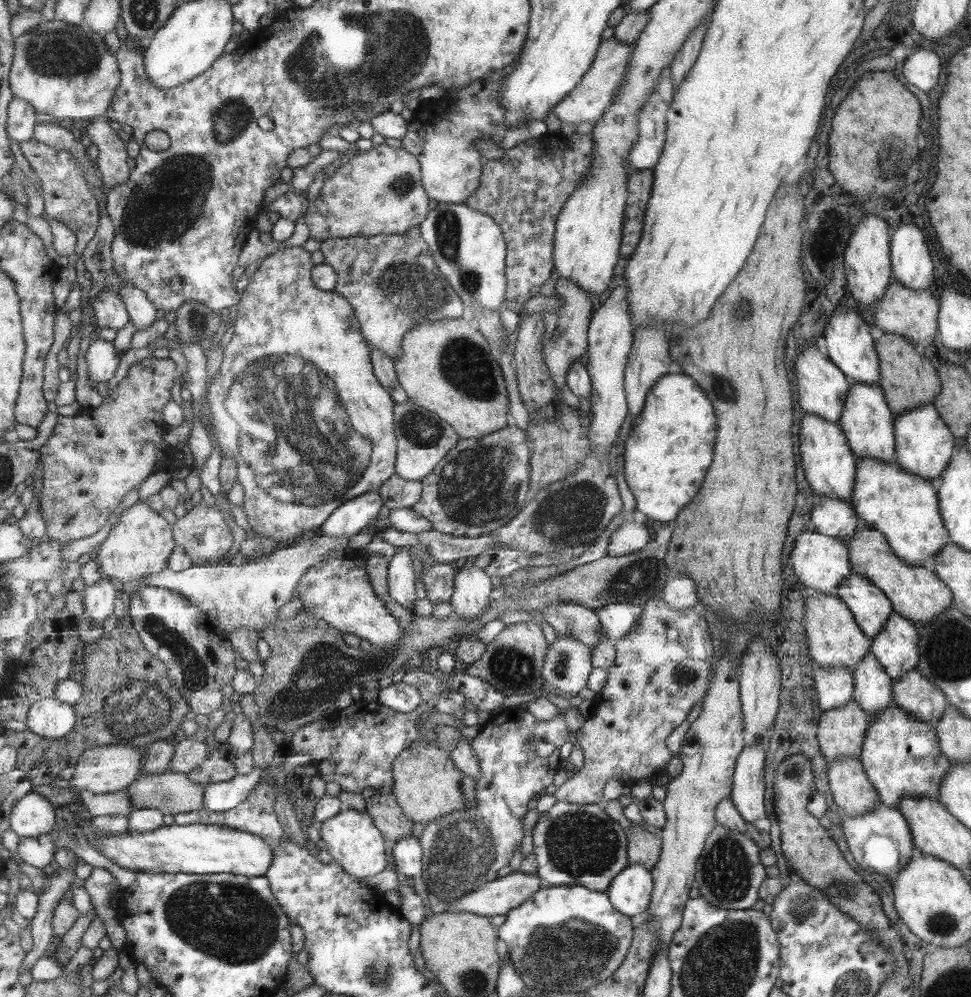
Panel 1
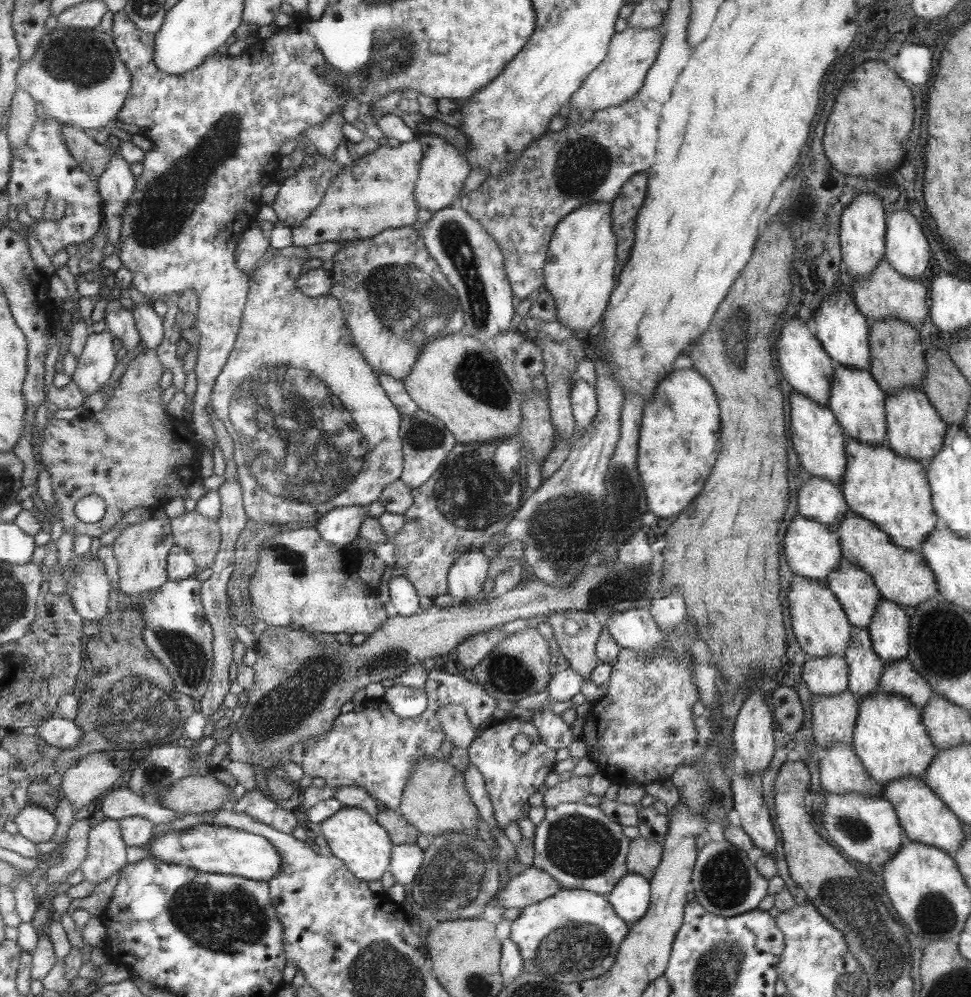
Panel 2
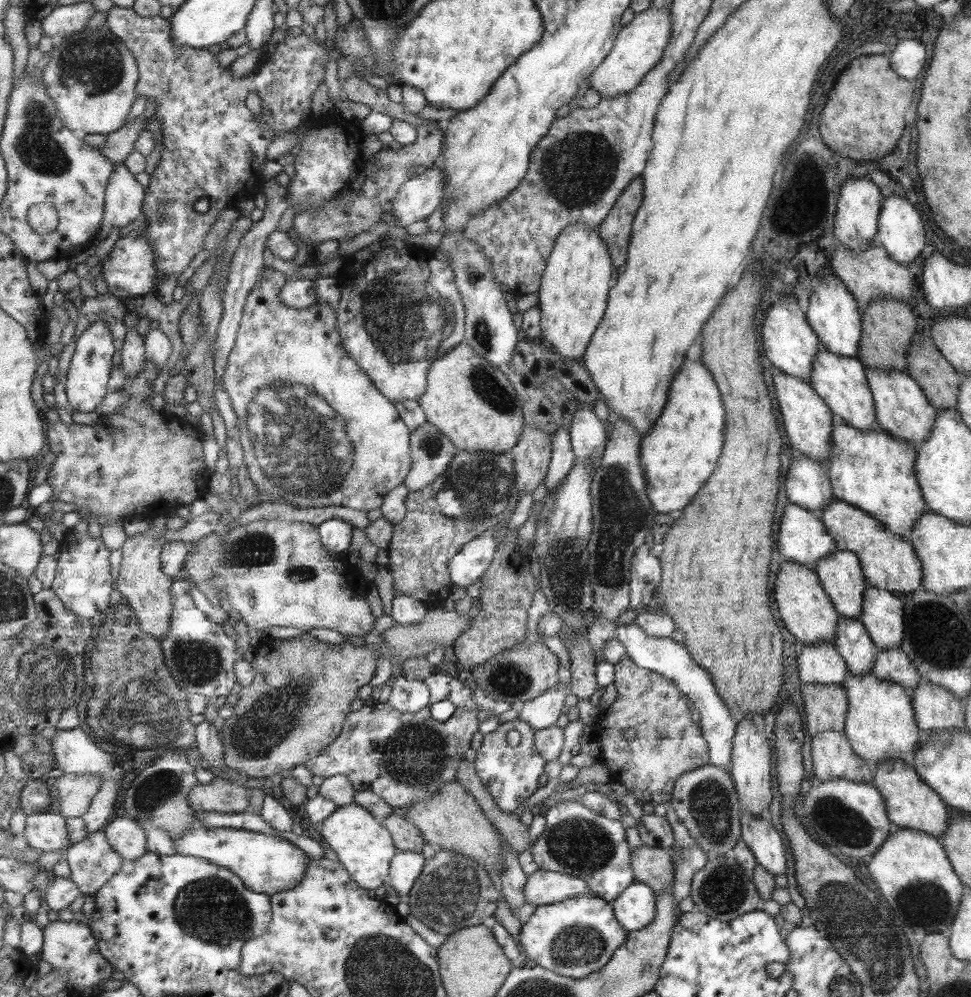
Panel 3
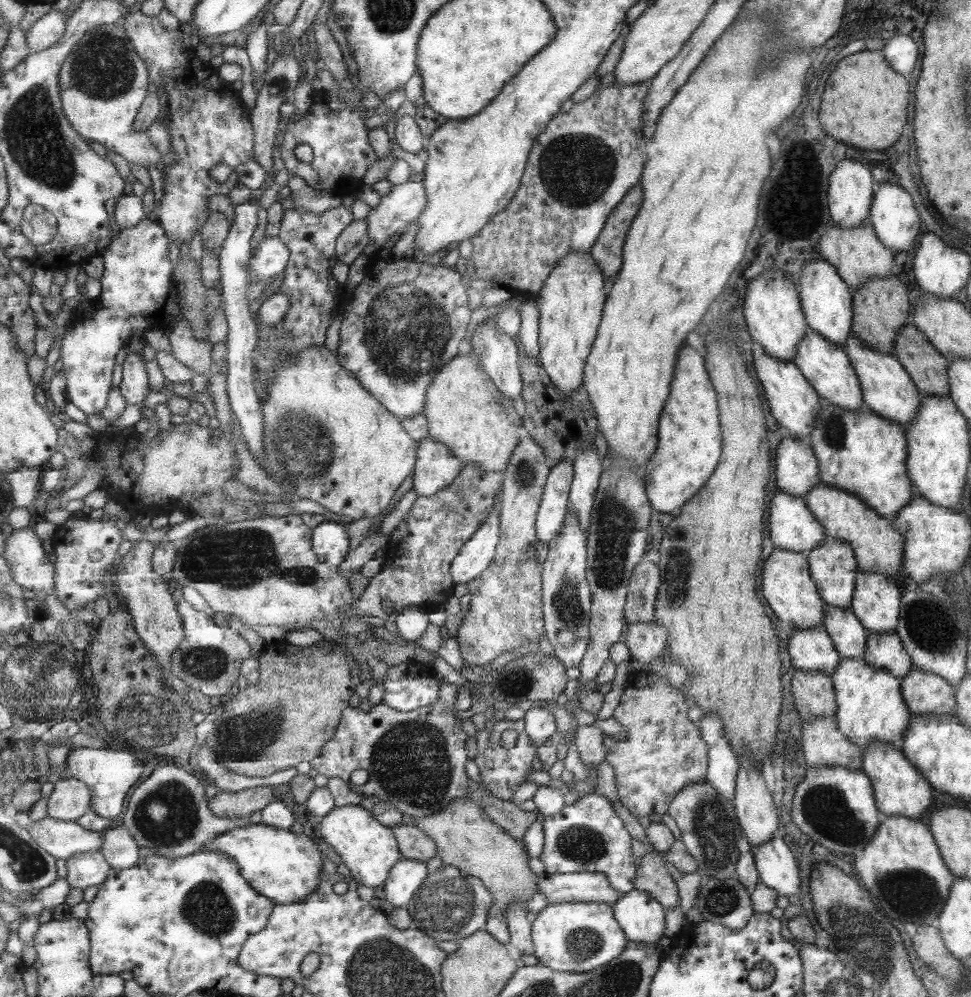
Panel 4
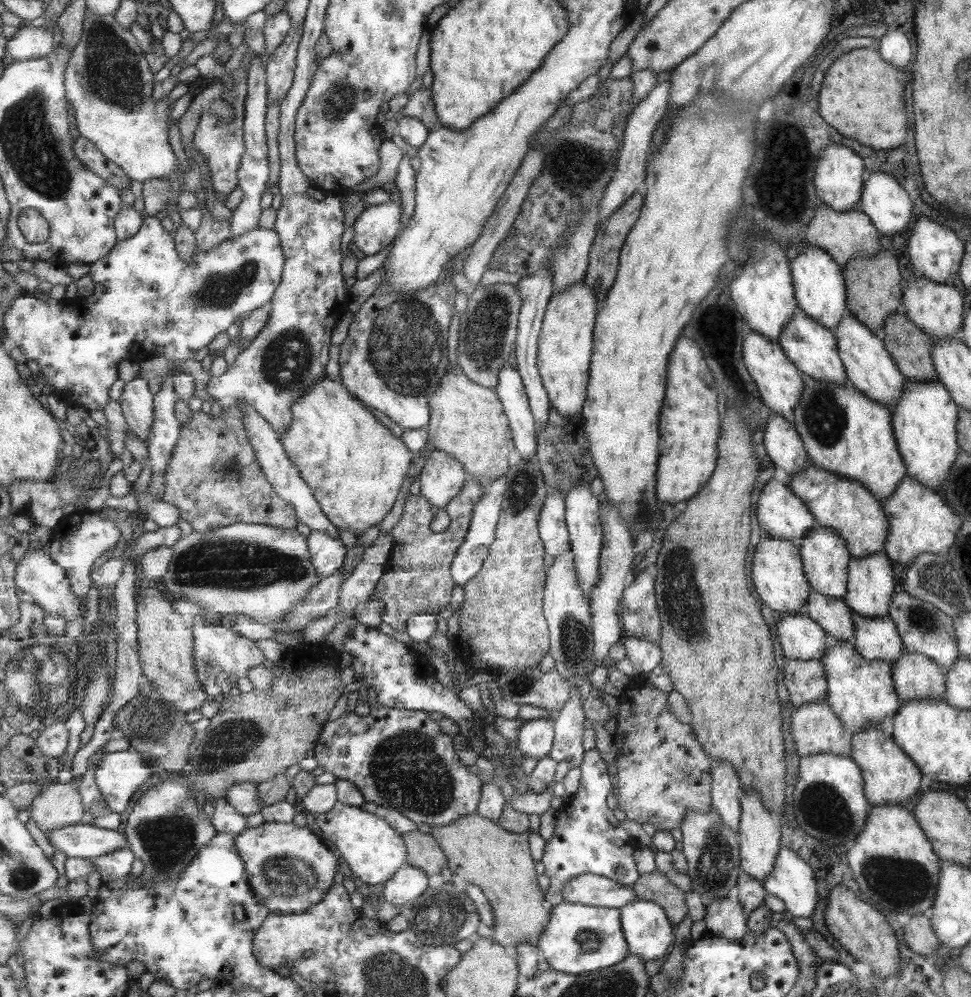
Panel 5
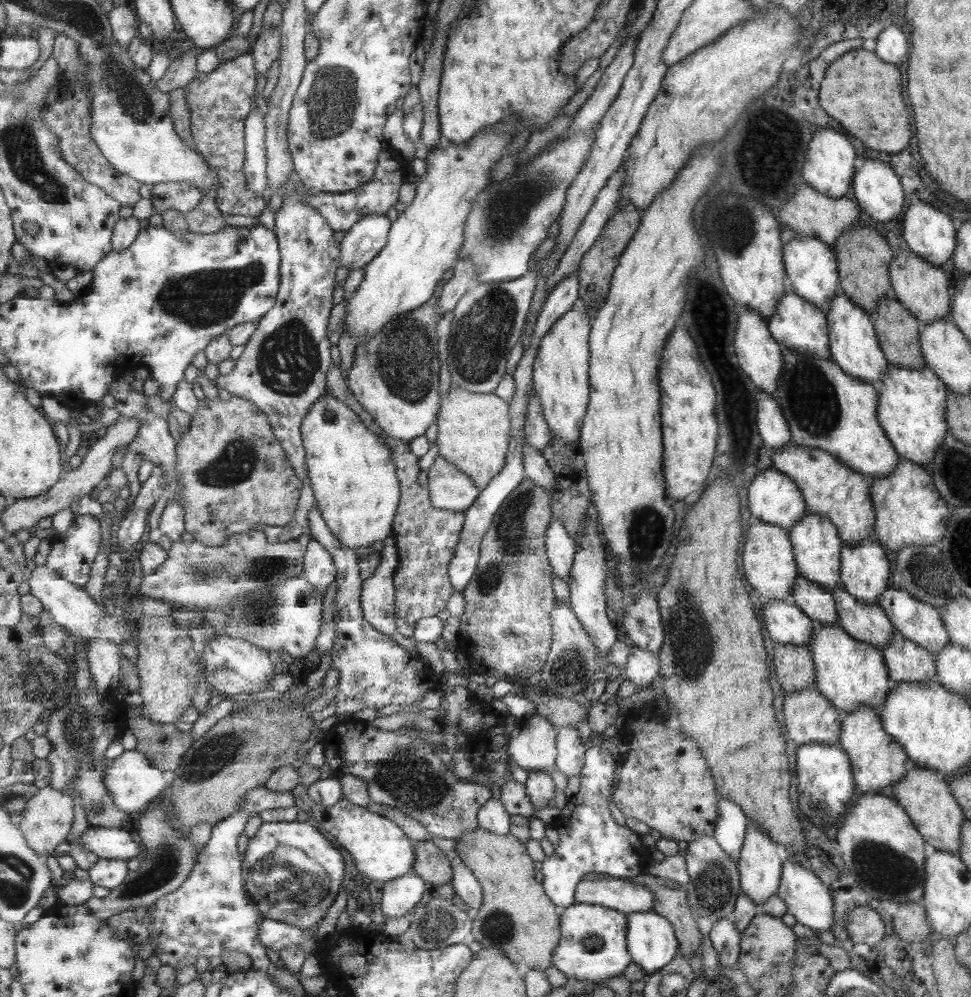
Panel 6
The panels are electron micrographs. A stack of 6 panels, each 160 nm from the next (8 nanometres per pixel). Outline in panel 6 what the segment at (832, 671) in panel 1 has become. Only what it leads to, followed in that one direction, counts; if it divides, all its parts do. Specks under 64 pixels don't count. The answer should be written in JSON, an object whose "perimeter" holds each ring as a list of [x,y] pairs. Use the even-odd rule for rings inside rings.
{"perimeter":[[[785,600],[761,602],[763,622],[773,644],[808,647],[816,623],[794,604]]]}

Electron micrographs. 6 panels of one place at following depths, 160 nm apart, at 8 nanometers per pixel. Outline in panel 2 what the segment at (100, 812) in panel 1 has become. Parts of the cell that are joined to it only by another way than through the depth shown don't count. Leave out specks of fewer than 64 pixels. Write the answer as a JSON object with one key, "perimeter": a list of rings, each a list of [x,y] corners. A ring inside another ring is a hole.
{"perimeter":[[[129,786],[121,787],[109,793],[101,804],[100,810],[105,817],[123,820],[132,816],[144,816],[156,824],[171,822],[175,818],[174,810],[159,804],[147,802],[141,794],[135,794]]]}

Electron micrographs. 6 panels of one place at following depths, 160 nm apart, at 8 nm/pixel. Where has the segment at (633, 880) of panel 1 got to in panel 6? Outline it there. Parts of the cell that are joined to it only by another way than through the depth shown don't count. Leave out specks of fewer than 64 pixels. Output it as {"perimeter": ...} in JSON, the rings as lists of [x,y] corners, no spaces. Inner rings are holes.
{"perimeter":[[[655,911],[627,915],[627,949],[649,976],[671,962],[679,948],[672,923]]]}

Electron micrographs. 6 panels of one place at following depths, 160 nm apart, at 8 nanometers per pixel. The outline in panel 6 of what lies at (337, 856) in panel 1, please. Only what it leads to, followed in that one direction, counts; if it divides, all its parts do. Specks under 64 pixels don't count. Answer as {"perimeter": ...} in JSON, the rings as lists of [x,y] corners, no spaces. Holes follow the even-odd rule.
{"perimeter":[[[346,797],[332,807],[325,808],[320,804],[310,804],[310,807],[310,820],[320,830],[329,832],[336,838],[352,855],[361,875],[368,876],[369,880],[388,883],[414,870],[415,842],[392,820],[371,812],[368,807],[357,806]]]}

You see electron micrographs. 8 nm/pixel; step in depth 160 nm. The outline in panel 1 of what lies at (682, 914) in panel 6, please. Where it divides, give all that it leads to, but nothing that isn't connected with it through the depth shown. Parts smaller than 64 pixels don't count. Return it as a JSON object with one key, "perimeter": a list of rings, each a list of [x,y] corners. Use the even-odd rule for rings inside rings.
{"perimeter":[[[630,822],[626,829],[628,830],[628,862],[643,863],[645,868],[651,871],[658,861],[657,858],[660,858],[662,844],[659,844],[659,840],[651,832],[643,830],[642,826],[637,826],[637,823]]]}

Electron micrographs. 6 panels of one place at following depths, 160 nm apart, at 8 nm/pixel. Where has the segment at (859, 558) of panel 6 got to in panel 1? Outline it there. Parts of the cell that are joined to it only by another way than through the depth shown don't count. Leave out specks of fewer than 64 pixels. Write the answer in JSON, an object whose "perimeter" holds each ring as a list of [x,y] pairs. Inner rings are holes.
{"perimeter":[[[893,611],[882,631],[871,640],[869,650],[889,678],[896,680],[918,665],[918,638],[911,621]]]}

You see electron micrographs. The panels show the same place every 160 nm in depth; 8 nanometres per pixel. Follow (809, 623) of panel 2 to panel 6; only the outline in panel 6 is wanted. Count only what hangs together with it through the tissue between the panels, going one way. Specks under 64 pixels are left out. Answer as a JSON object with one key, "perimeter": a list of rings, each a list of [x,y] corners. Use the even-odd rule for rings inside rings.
{"perimeter":[[[752,519],[750,521],[749,529],[745,533],[743,563],[745,580],[761,601],[782,600],[783,596],[792,592],[798,574],[788,530]]]}

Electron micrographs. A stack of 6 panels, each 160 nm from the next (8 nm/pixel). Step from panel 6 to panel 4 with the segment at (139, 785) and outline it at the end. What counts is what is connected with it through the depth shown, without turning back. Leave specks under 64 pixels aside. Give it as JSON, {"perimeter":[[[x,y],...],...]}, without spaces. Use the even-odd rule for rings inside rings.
{"perimeter":[[[70,747],[65,762],[65,775],[78,778],[92,787],[91,809],[97,815],[111,819],[125,810],[125,800],[145,770],[145,766],[131,752],[109,748]]]}

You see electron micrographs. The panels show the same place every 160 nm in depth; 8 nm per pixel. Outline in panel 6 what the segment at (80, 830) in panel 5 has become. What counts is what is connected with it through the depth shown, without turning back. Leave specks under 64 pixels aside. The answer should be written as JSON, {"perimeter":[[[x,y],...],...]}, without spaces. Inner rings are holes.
{"perimeter":[[[88,826],[78,838],[78,842],[99,859],[141,859],[142,847],[137,844],[127,830]]]}

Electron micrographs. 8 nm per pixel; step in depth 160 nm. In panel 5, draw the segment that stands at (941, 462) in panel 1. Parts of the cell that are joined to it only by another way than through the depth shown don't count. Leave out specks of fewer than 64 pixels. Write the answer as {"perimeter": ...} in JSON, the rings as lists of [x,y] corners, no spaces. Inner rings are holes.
{"perimeter":[[[848,311],[832,332],[835,335],[840,358],[844,363],[846,378],[851,386],[861,391],[861,394],[867,398],[871,398],[885,407],[893,407],[904,390],[903,376],[899,374],[900,370],[898,366],[895,366],[892,355],[883,348],[882,340],[877,340],[869,332],[867,326],[859,323],[852,314],[848,314]]]}

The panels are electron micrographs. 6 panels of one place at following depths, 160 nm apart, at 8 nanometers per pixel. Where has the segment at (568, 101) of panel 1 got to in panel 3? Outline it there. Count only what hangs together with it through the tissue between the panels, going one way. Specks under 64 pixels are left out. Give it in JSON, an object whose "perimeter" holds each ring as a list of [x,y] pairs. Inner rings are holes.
{"perimeter":[[[668,6],[649,8],[634,15],[629,24],[621,27],[608,57],[589,75],[589,89],[599,93],[600,99],[613,99],[636,89],[648,70],[653,69],[661,60],[661,54],[671,38],[671,33],[672,20]]]}

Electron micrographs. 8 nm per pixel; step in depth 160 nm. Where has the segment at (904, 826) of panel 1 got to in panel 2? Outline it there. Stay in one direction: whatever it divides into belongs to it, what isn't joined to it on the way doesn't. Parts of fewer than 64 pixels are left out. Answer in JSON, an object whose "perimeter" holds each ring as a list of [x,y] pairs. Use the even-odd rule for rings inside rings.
{"perimeter":[[[854,792],[825,795],[825,806],[816,819],[831,842],[862,868],[881,868],[901,847],[901,826],[895,807],[882,796],[863,796]]]}

